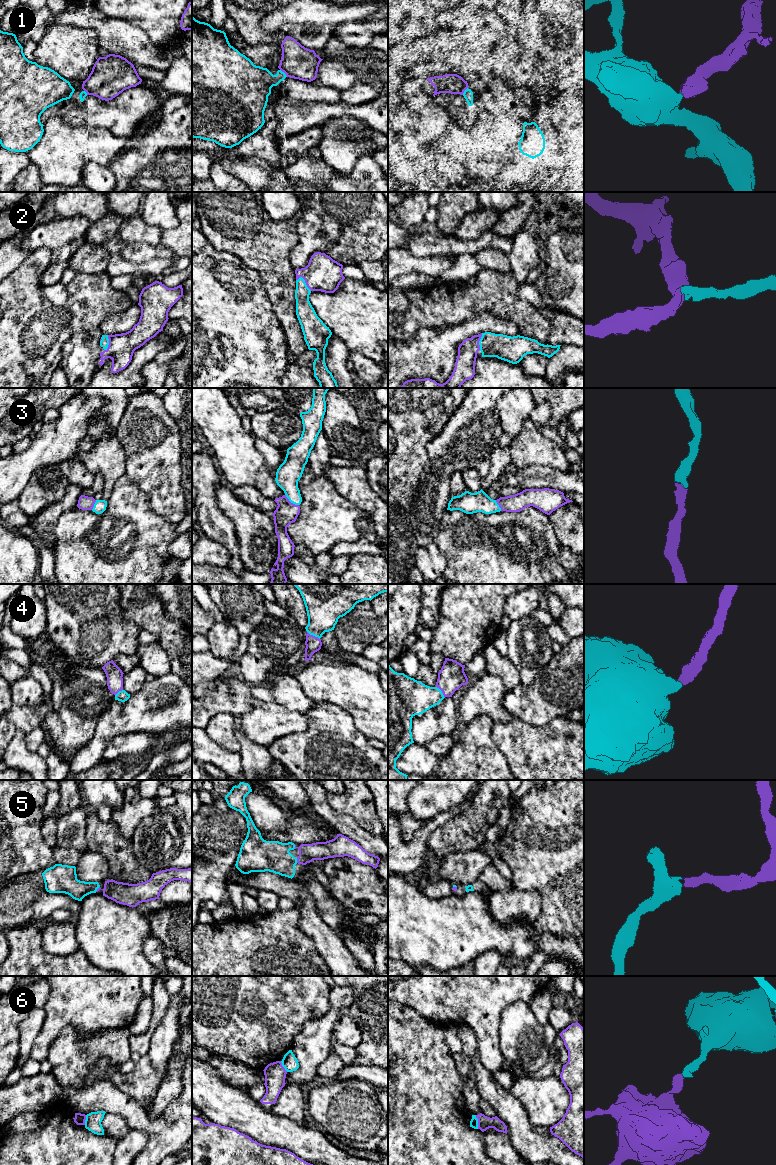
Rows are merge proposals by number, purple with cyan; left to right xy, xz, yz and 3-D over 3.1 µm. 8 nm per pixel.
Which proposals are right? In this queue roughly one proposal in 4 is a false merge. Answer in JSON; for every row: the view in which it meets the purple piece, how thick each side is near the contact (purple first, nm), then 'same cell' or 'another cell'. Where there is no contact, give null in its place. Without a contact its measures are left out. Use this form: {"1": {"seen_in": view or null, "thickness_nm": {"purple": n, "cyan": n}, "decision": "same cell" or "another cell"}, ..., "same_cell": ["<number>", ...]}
{"1": {"seen_in": "xz", "thickness_nm": {"purple": 260, "cyan": 260}, "decision": "another cell"}, "2": {"seen_in": "xz", "thickness_nm": {"purple": 280, "cyan": 150}, "decision": "same cell"}, "3": {"seen_in": "xz", "thickness_nm": {"purple": 180, "cyan": 200}, "decision": "same cell"}, "4": {"seen_in": "xz", "thickness_nm": {"purple": 130, "cyan": 300}, "decision": "same cell"}, "5": {"seen_in": "xz", "thickness_nm": {"purple": 140, "cyan": 260}, "decision": "same cell"}, "6": {"seen_in": "yz", "thickness_nm": {"purple": 110, "cyan": 60}, "decision": "another cell"}, "same_cell": ["2", "3", "4", "5"]}

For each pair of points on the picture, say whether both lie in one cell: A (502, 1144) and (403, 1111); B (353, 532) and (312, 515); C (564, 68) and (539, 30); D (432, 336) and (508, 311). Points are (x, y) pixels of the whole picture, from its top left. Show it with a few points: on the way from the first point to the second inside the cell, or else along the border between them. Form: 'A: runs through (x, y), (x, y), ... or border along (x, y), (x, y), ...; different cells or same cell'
A: border along (482, 1132), (485, 1152), (487, 1154); different cells
B: runs through (343, 528), (334, 519), (326, 518), (322, 515); same cell
C: runs through (558, 59), (543, 44), (543, 39); same cell
D: border along (471, 318), (490, 311), (516, 325); different cells

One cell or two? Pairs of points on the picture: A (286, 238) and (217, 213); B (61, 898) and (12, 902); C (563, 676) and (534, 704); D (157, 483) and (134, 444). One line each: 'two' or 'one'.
A: one
B: one
C: one
D: one

